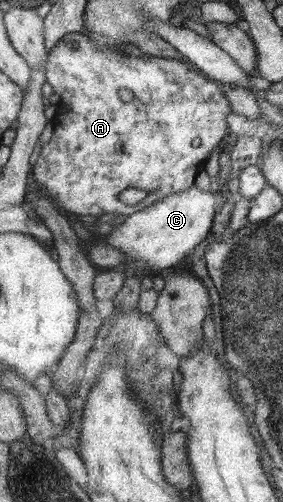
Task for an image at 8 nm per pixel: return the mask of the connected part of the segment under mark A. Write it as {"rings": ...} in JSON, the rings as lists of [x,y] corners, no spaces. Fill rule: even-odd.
{"rings":[[[69,32],[67,33],[58,44],[50,50],[51,54],[47,58],[46,81],[51,84],[54,93],[61,96],[58,105],[58,111],[55,113],[55,118],[52,121],[54,126],[54,133],[49,140],[49,143],[42,147],[36,164],[33,166],[33,178],[37,183],[37,188],[53,200],[53,203],[59,208],[67,211],[71,217],[81,215],[101,216],[104,214],[117,214],[119,217],[126,218],[133,215],[135,212],[144,210],[145,208],[152,207],[153,204],[159,203],[170,195],[187,191],[187,188],[193,187],[193,180],[199,174],[201,166],[197,166],[201,160],[207,158],[209,154],[227,134],[227,122],[225,116],[232,112],[232,107],[228,97],[224,95],[222,89],[216,82],[209,80],[203,72],[196,70],[197,66],[192,64],[187,58],[186,60],[179,60],[178,58],[163,58],[162,56],[153,56],[146,54],[147,57],[133,57],[129,54],[122,52],[114,52],[108,48],[98,48],[96,44],[83,32]],[[71,42],[77,42],[75,48]],[[127,88],[133,92],[133,99],[125,103],[119,98],[119,90]],[[201,138],[201,146],[193,146],[193,140]],[[126,188],[137,188],[147,193],[147,197],[141,200],[135,206],[129,206],[125,202],[119,200],[119,194]]]}

